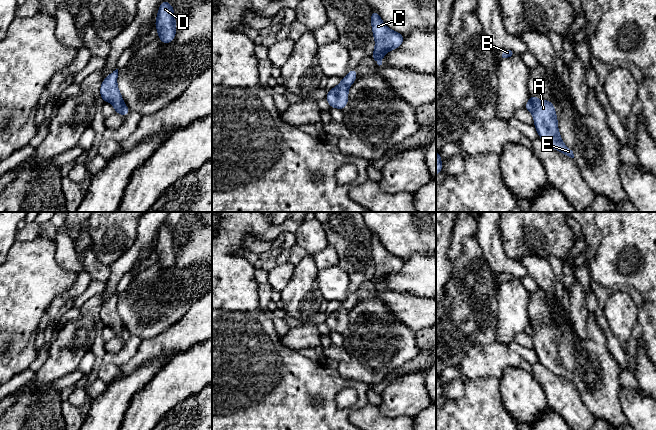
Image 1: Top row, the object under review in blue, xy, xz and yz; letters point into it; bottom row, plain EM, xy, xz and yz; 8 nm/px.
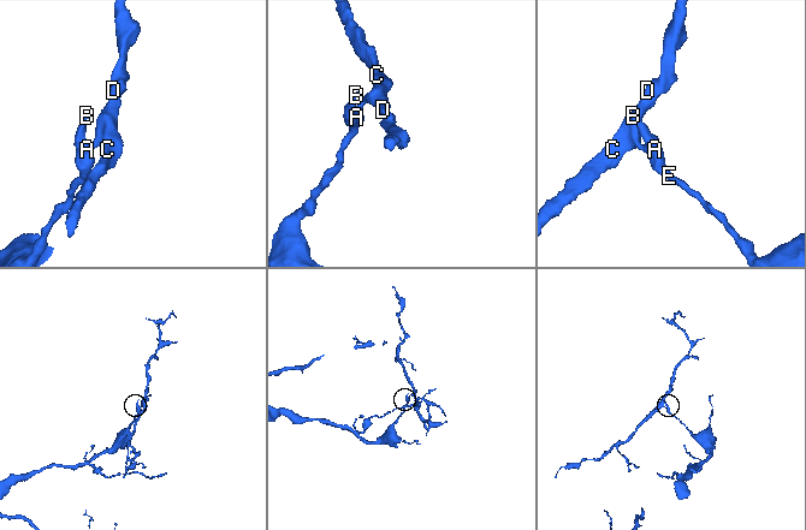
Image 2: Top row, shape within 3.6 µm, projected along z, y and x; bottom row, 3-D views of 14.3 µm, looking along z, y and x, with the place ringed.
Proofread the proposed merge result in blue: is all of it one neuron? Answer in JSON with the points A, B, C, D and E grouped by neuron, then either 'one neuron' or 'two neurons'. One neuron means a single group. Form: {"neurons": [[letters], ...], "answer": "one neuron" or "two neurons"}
{"neurons": [["A", "B", "E"], ["C", "D"]], "answer": "two neurons"}

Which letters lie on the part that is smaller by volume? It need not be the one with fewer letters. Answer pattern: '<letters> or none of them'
C, D

